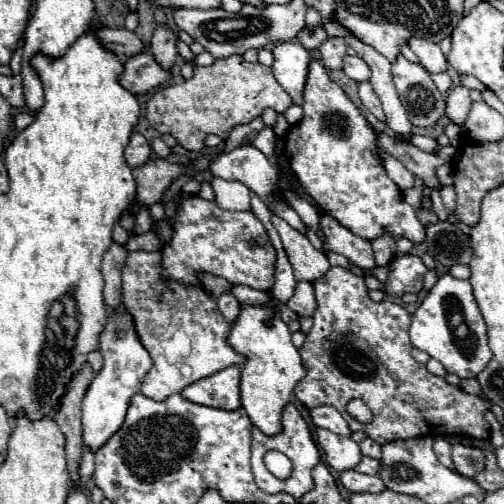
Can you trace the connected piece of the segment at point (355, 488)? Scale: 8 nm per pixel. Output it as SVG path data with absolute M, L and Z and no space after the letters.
M347 469L339 475L339 481L351 491L351 493L379 493L385 489L383 481L377 475L363 475L355 469Z

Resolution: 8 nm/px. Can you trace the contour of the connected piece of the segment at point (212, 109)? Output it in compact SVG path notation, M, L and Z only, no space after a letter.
M231 55L215 59L209 67L195 65L195 75L191 79L159 89L147 103L147 121L159 133L173 135L181 147L201 151L207 135L215 133L225 139L235 125L249 123L259 117L265 107L285 111L291 105L291 97L275 81L269 67L249 63L241 55Z

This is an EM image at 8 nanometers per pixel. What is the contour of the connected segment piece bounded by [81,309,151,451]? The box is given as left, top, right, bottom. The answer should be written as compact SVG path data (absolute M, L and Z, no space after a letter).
M125 309L109 315L109 323L99 337L99 351L103 355L103 367L95 375L95 379L91 381L83 397L83 419L81 419L83 421L83 445L91 451L101 449L107 443L107 439L121 427L125 413L127 413L129 399L135 393L139 393L141 381L147 369L151 369L151 357L143 349L143 345L139 345L131 315Z

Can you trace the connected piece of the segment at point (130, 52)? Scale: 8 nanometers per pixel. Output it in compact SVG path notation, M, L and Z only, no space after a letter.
M99 27L97 37L101 39L101 43L107 49L115 51L121 57L133 57L133 55L145 51L143 41L133 31L127 31L127 29L109 29L109 27L101 29Z

